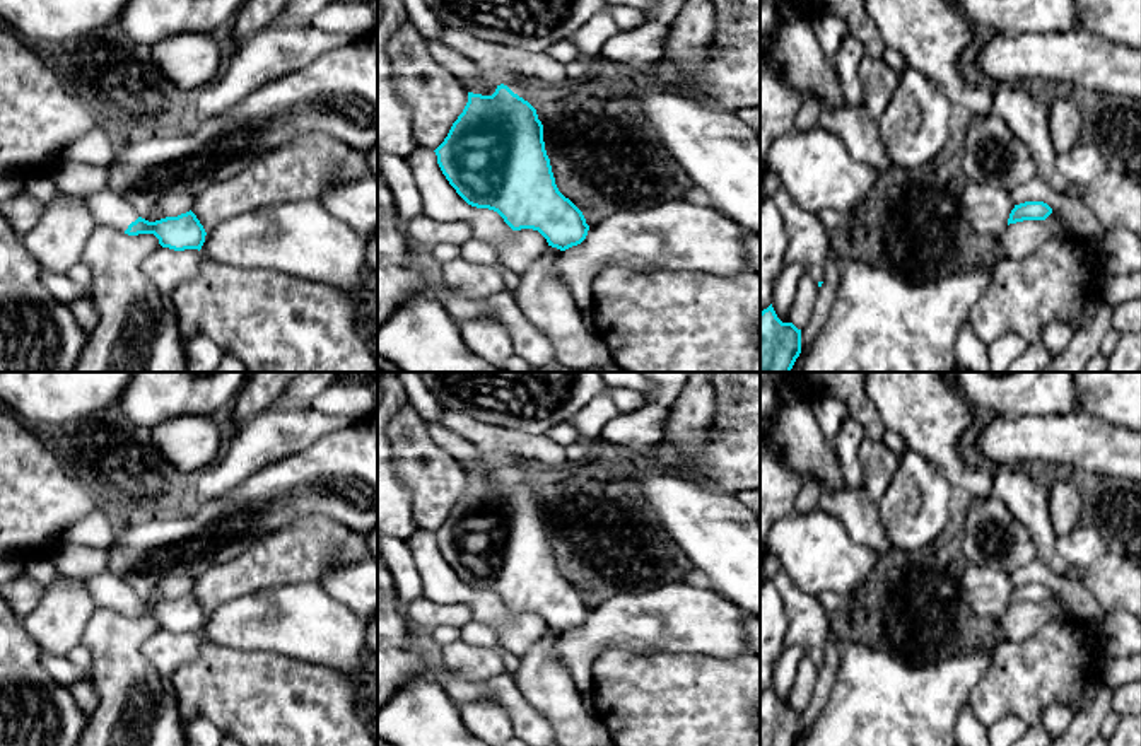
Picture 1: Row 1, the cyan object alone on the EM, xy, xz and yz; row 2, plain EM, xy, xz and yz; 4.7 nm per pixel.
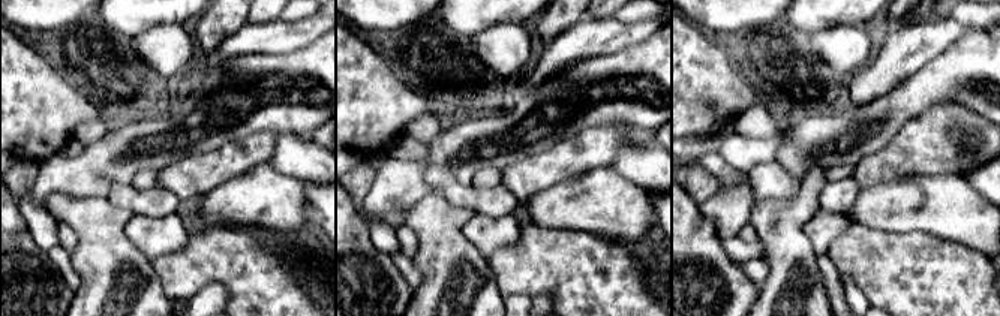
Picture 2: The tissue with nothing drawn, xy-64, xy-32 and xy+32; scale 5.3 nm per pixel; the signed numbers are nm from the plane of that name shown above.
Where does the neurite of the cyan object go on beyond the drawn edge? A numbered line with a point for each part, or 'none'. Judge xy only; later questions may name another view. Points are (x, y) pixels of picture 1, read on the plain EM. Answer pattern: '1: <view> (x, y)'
1: xy (108, 591)

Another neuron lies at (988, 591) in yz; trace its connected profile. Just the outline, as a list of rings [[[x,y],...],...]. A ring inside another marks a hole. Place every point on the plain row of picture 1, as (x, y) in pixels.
[[[968,563],[962,574],[962,591],[975,615],[999,618],[1015,584],[1009,572]]]

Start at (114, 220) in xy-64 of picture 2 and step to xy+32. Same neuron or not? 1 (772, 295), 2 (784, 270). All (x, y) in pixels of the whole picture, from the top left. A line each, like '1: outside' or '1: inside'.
1: inside
2: inside

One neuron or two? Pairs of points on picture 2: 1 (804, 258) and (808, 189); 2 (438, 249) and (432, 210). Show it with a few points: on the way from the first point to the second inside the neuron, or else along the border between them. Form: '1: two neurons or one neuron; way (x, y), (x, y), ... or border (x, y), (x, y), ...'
1: one neuron; way (795, 241), (795, 213), (802, 205)
2: one neuron; way (438, 240), (438, 225), (432, 219)

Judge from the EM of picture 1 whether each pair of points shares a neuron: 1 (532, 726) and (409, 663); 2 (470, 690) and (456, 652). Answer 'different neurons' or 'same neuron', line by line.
1: different neurons
2: different neurons

